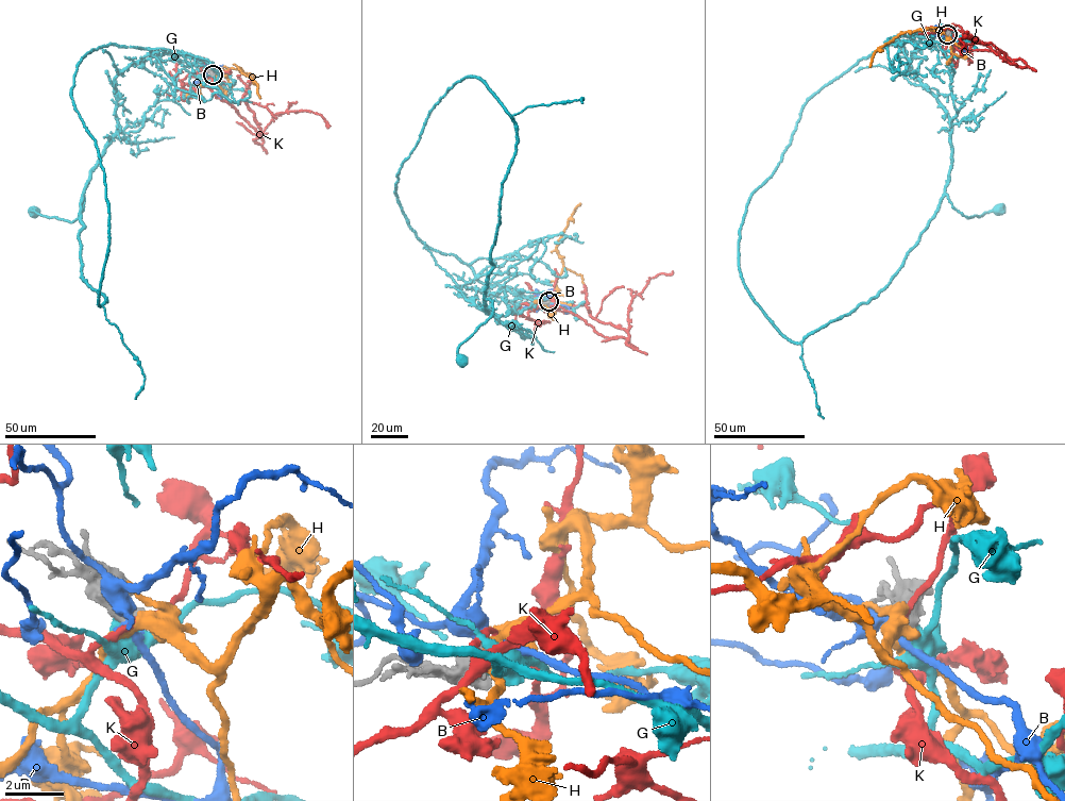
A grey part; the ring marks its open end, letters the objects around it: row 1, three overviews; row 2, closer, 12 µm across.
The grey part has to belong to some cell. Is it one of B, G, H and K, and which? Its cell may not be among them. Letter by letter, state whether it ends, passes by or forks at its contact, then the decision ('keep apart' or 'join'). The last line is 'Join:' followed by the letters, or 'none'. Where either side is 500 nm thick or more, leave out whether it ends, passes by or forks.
B: keep apart
G: keep apart
H: join
K: keep apart
Join: H

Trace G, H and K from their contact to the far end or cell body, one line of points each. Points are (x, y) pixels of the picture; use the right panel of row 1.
G: (948, 34), (942, 44), (913, 37), (908, 65), (951, 122), (947, 198), (968, 218), (998, 210)
H: (947, 34), (927, 28), (899, 34), (876, 51), (869, 67)
K: (948, 34), (960, 50), (1003, 52), (1027, 66), (1009, 63), (991, 43), (961, 37), (962, 48)

